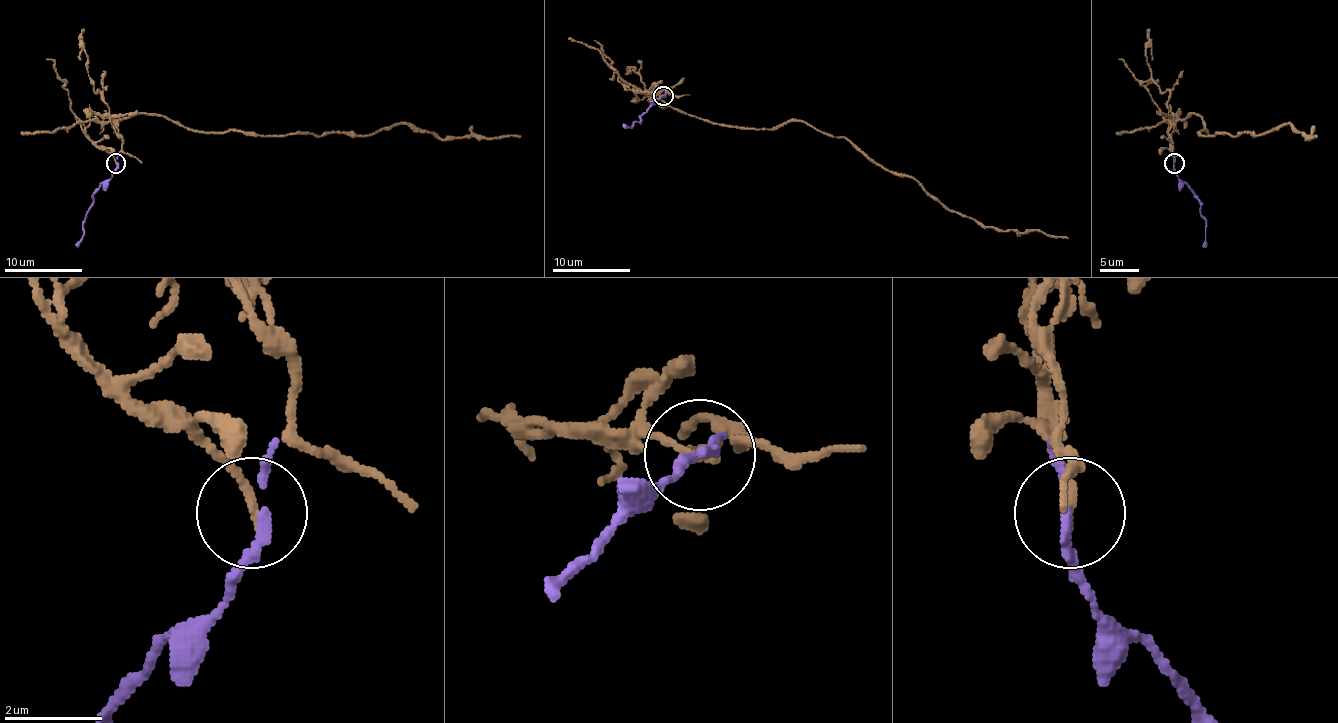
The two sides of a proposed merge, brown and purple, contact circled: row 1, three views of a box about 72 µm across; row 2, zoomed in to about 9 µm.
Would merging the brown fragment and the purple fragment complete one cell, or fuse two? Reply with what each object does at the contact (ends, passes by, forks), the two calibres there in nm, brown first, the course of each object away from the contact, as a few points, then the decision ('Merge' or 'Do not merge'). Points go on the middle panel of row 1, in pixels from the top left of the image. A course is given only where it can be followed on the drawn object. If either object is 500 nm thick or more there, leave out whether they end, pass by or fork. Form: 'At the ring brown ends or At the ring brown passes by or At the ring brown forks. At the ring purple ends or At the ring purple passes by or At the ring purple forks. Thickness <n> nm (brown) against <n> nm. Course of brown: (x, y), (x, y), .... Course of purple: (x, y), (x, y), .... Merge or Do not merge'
At the ring brown ends. At the ring purple passes by. Thickness 170 nm (brown) against 150 nm. Course of brown: (663, 95), (632, 87), (718, 124), (804, 120), (989, 228), (1067, 238). Course of purple: (663, 95), (638, 122), (630, 126), (624, 124). Do not merge

